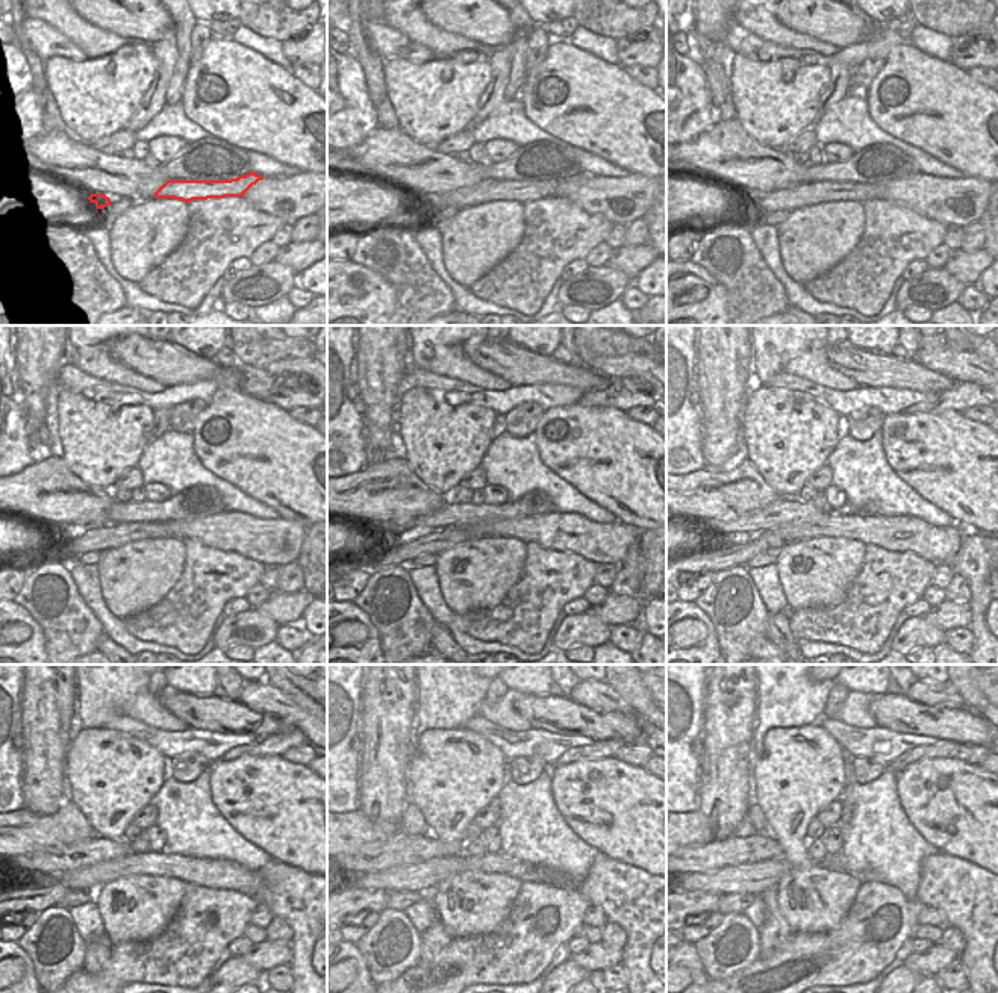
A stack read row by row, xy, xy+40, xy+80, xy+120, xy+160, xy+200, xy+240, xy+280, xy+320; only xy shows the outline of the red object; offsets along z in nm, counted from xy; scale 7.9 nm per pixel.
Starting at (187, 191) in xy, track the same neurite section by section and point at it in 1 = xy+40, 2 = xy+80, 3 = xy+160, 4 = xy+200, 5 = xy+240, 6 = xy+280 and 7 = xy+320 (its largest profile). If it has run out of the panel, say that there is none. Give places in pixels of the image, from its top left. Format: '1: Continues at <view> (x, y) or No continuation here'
1: Continues at xy+40 (488, 189)
2: Continues at xy+80 (829, 191)
3: Continues at xy+160 (441, 538)
4: Continues at xy+200 (718, 556)
5: Continues at xy+240 (47, 892)
6: Continues at xy+280 (358, 901)
7: Continues at xy+320 (697, 902)

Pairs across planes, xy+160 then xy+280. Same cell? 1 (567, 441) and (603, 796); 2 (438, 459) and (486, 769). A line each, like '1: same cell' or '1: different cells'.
1: same cell
2: same cell

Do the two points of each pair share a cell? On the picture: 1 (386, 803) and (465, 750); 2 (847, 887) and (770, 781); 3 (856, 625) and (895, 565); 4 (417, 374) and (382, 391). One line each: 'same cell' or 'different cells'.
1: different cells
2: same cell
3: same cell
4: different cells

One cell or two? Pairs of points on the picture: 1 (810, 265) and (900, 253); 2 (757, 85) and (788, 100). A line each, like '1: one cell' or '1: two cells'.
1: two cells
2: one cell

